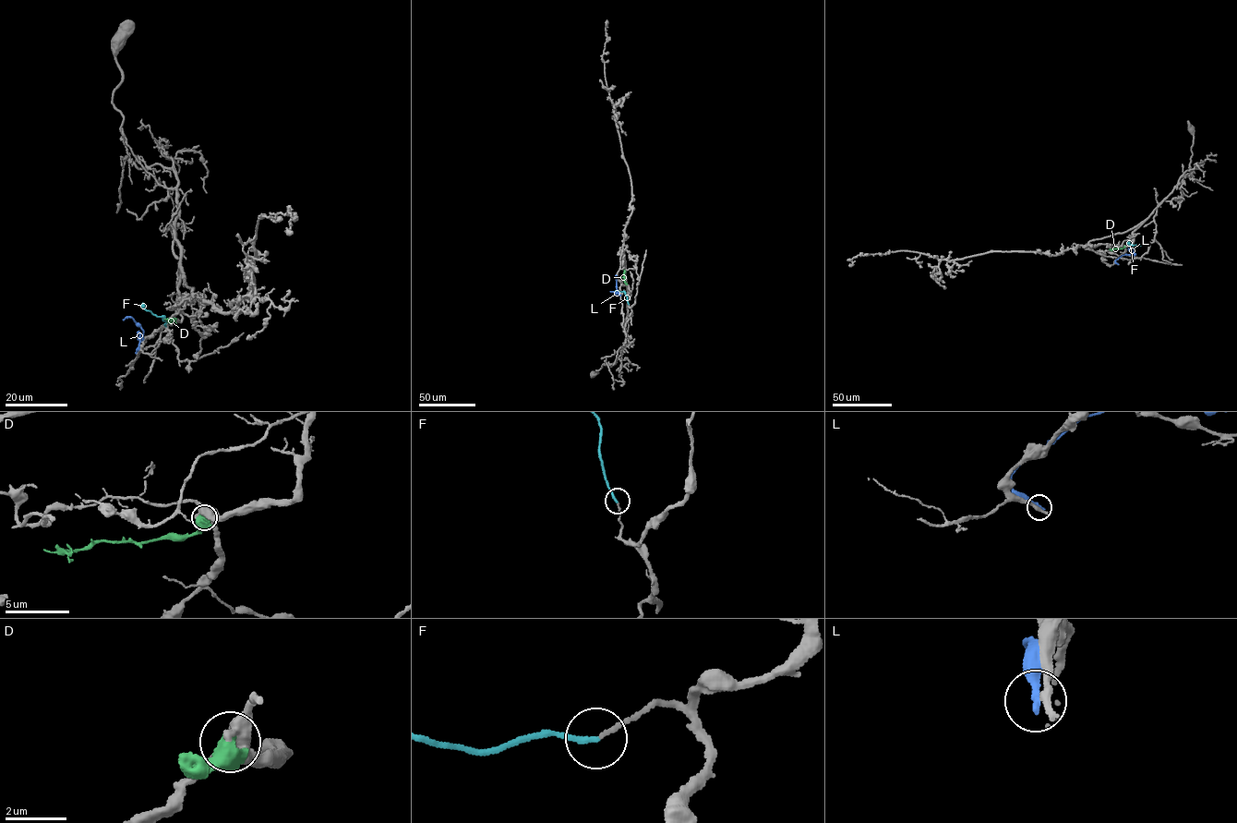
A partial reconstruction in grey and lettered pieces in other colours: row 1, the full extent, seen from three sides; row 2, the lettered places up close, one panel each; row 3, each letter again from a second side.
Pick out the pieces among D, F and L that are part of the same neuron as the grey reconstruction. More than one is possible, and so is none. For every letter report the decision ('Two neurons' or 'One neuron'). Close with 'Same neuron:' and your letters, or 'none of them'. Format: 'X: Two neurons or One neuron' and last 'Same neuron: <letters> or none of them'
D: Two neurons
F: Two neurons
L: Two neurons
Same neuron: none of them

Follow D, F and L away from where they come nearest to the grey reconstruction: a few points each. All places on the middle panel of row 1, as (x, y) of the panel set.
D: (626, 284), (624, 270)
F: (629, 304), (625, 292), (615, 292)
L: (616, 277), (619, 295), (610, 292)

